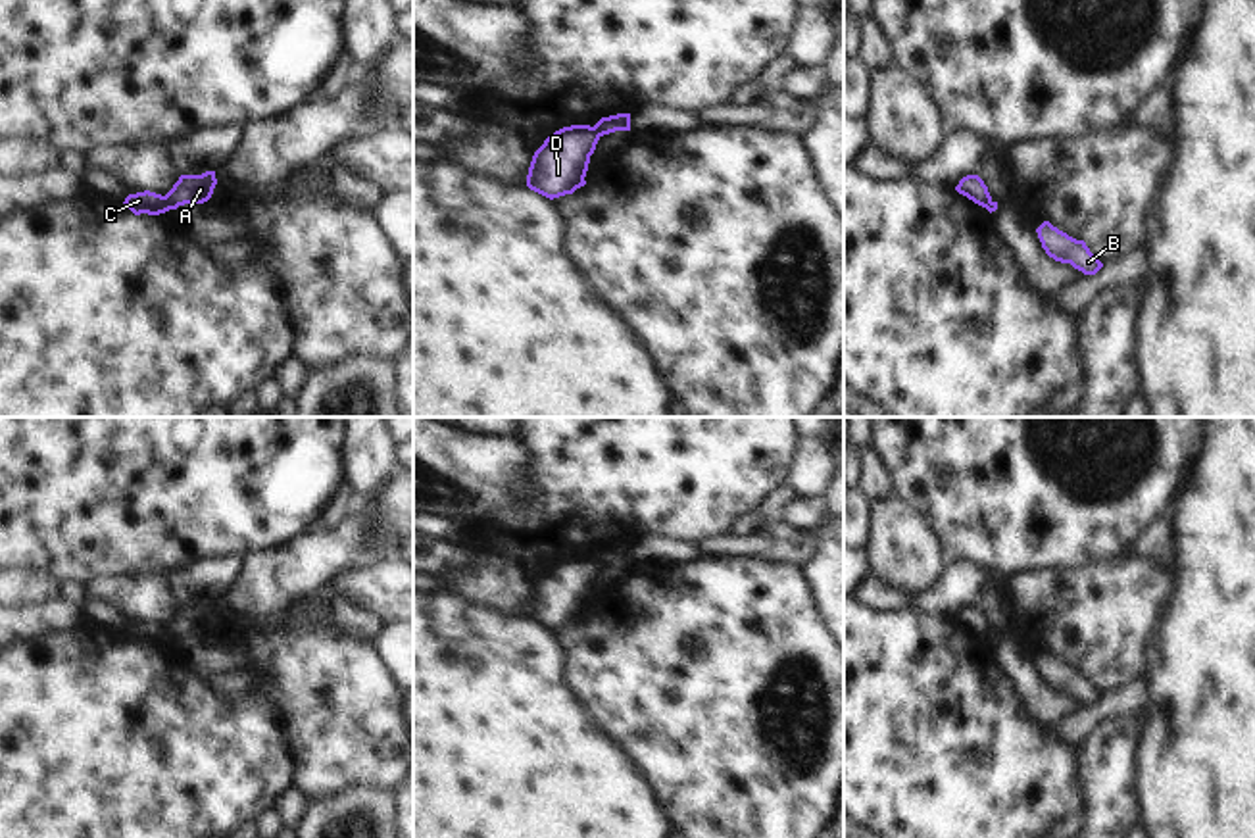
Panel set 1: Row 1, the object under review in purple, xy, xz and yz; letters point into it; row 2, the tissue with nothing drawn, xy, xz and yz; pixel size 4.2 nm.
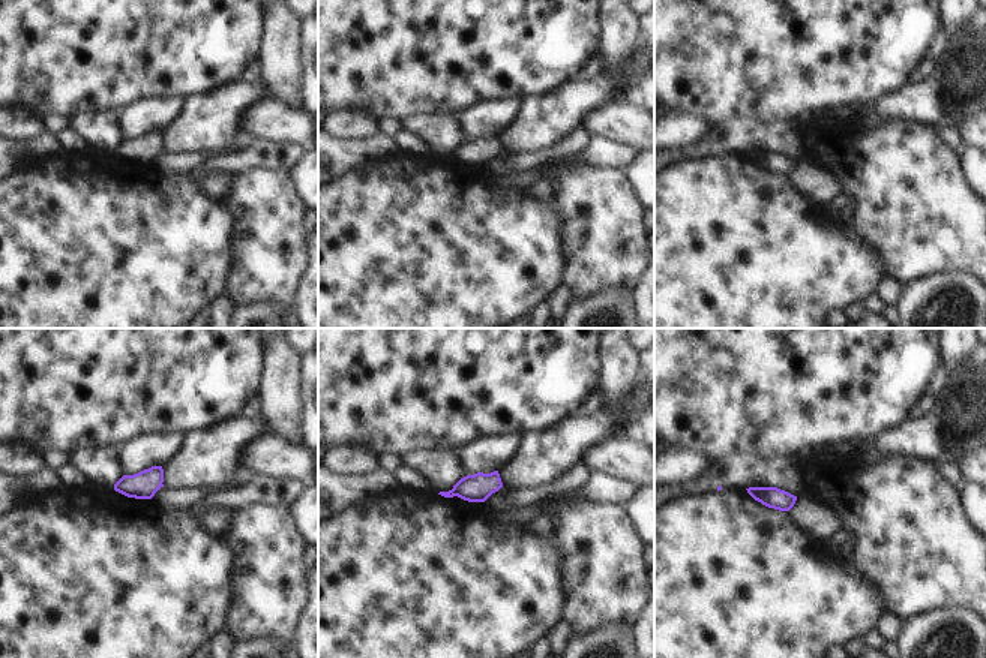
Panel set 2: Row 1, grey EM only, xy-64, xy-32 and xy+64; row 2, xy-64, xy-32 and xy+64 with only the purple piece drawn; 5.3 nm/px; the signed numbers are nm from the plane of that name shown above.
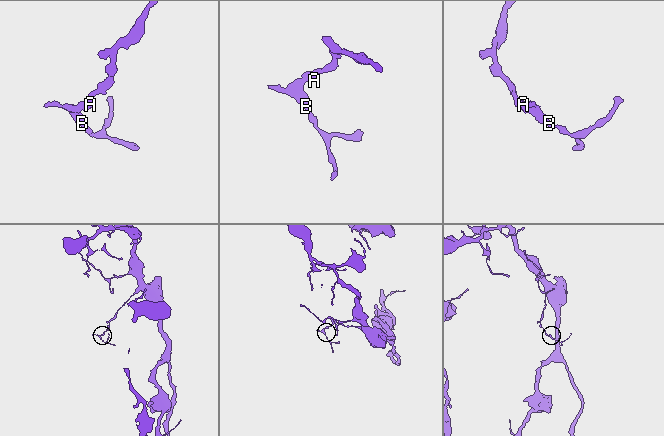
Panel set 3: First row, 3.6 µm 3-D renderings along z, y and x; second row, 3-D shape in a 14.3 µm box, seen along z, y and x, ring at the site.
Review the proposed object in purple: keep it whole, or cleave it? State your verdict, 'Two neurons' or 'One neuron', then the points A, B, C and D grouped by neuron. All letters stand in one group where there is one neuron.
Two neurons. Groups: A / B C D

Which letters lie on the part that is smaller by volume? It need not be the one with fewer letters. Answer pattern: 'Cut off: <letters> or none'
Cut off: B, C, D

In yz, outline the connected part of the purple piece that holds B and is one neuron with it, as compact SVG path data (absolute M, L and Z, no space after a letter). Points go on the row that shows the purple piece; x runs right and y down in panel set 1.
M1044 221L1036 229L1036 233L1042 248L1055 261L1070 263L1084 275L1095 275L1103 267L1103 263L1090 252L1084 240L1069 236L1067 233L1053 227L1049 221Z

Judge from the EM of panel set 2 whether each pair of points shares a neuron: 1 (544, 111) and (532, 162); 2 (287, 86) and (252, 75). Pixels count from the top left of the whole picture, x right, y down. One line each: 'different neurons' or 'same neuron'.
1: different neurons
2: different neurons

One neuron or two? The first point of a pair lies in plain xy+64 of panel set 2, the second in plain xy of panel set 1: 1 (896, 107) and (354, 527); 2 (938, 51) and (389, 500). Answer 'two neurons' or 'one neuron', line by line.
1: one neuron
2: one neuron

